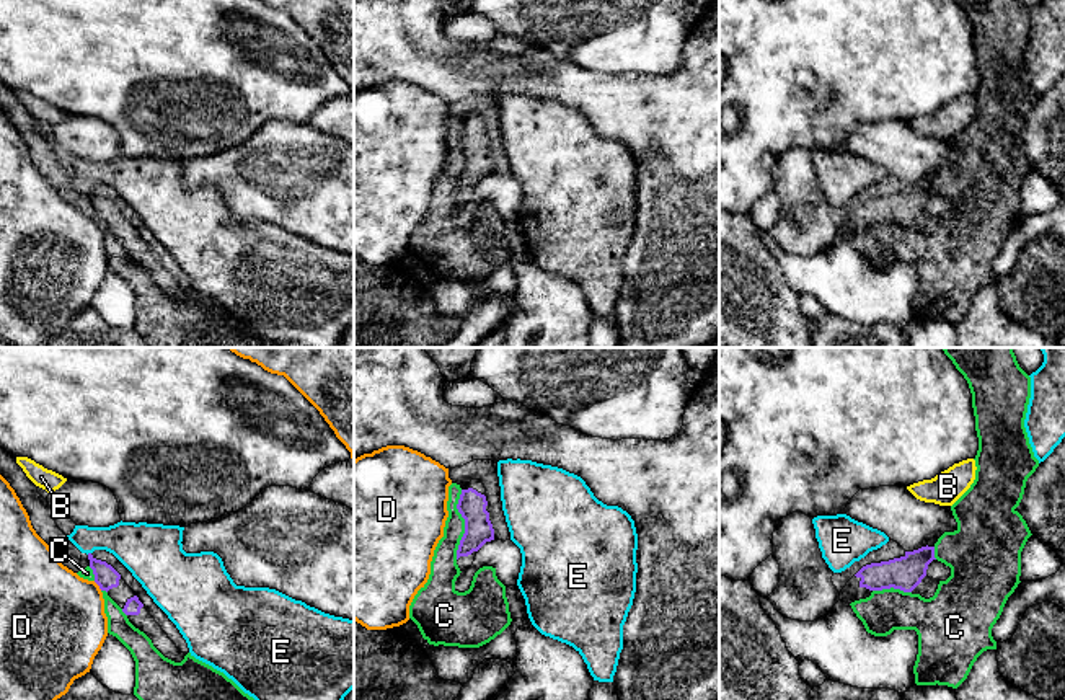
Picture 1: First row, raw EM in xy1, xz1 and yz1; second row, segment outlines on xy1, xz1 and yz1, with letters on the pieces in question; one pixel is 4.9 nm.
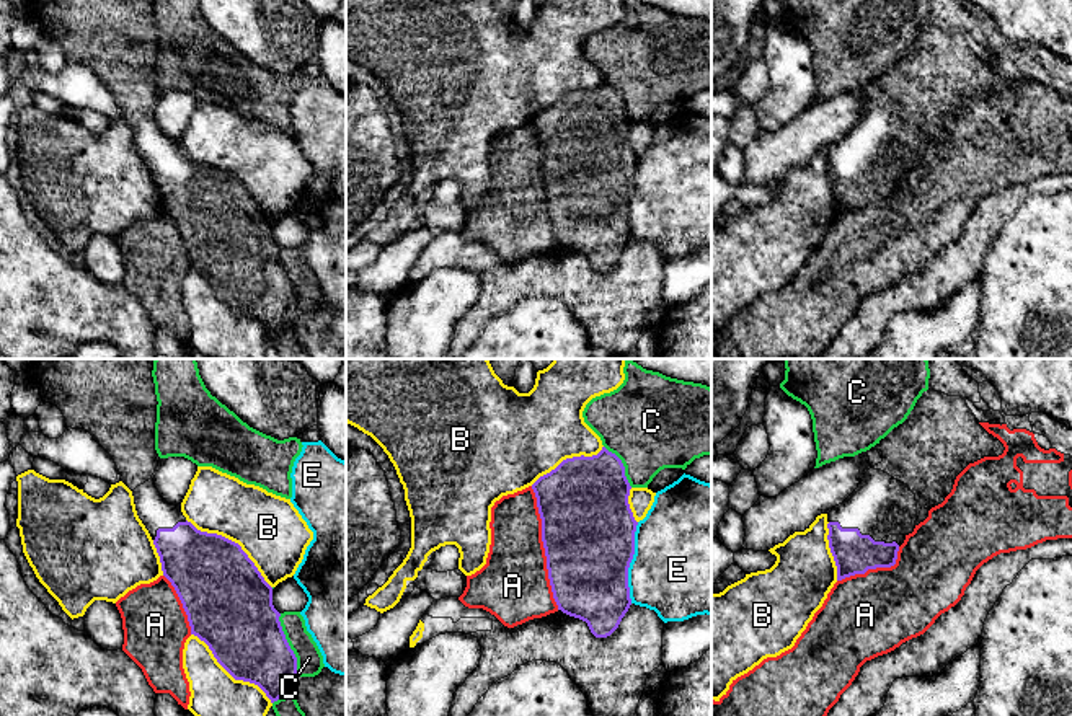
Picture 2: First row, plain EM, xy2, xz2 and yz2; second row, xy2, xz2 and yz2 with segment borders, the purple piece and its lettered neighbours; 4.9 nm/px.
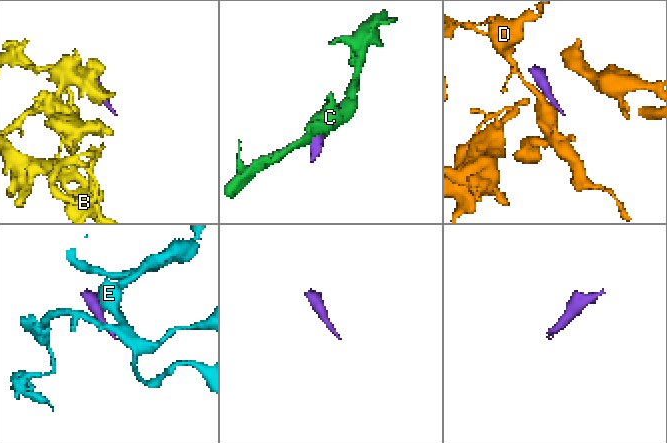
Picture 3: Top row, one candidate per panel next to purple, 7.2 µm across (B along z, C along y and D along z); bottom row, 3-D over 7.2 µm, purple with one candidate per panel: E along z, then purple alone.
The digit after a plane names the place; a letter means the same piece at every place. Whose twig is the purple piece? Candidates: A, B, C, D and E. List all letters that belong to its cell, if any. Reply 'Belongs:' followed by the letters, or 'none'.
Belongs: none

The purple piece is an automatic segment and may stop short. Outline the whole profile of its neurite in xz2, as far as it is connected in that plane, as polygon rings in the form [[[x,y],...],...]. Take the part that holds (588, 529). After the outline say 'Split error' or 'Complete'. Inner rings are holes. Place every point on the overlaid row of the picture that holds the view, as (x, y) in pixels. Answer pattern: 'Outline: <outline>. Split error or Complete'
Outline: [[[605,447],[592,457],[566,458],[540,476],[532,489],[558,610],[586,621],[596,638],[610,636],[631,605],[628,568],[635,555],[638,525],[628,504],[631,486],[622,460]]]. Complete

